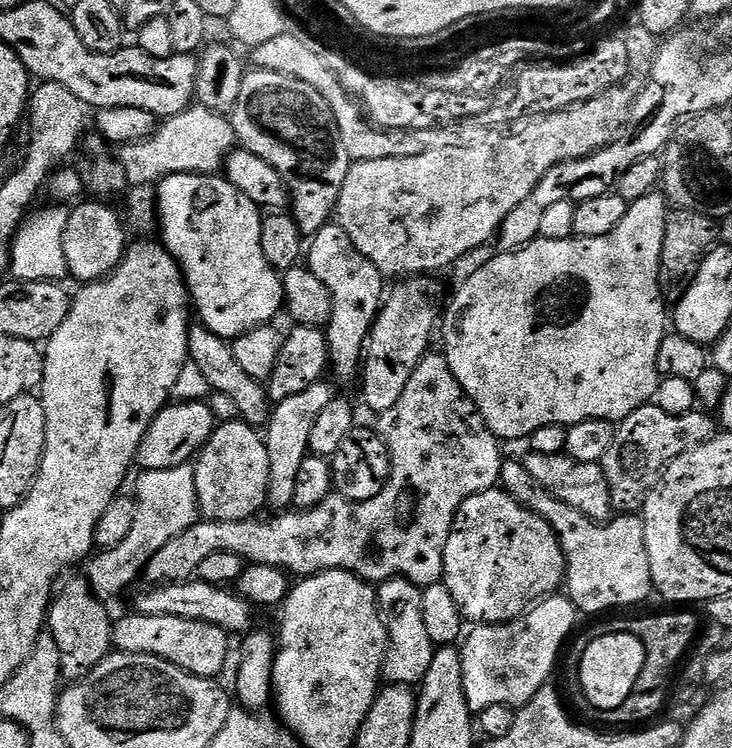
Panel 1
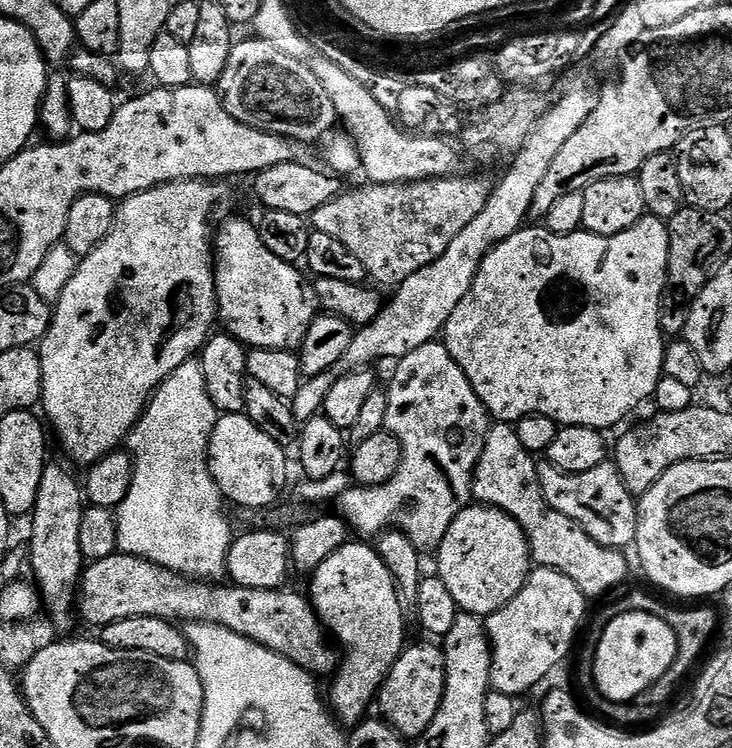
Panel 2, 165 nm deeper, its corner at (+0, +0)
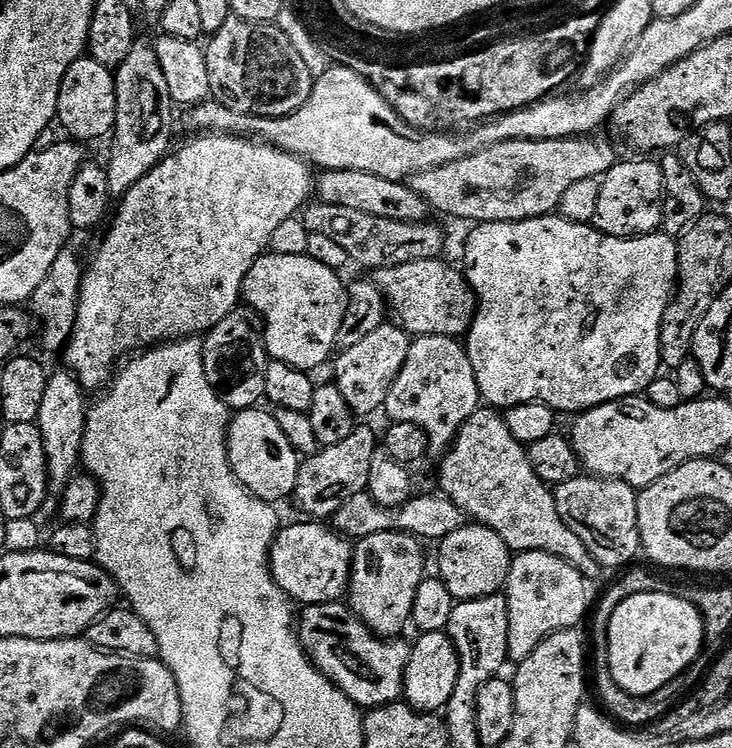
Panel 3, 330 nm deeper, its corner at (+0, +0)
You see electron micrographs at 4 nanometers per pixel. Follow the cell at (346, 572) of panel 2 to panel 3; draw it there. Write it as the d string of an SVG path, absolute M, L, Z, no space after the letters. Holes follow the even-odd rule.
M379 532L370 534L370 538L359 541L355 545L352 563L352 576L348 580L347 603L353 613L363 620L364 624L378 636L396 638L405 627L409 627L414 610L414 594L418 594L418 586L426 579L424 572L425 545L409 532Z

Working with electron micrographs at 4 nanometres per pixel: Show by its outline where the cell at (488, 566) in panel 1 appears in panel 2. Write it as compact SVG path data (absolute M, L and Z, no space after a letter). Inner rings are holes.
M469 506L450 522L450 530L446 530L446 538L442 538L438 551L435 553L435 571L440 580L446 582L454 602L460 607L461 612L468 612L472 616L487 618L502 610L518 590L528 580L528 573L534 567L532 546L518 522L510 514L497 508L487 506Z

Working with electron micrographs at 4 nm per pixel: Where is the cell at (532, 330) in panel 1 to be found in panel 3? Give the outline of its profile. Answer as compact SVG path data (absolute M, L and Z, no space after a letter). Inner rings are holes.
M549 214L518 220L502 218L489 224L477 223L476 228L468 236L464 244L464 264L462 271L467 276L472 291L476 294L476 317L472 329L466 337L466 347L470 366L474 366L474 378L478 382L480 399L485 405L496 410L507 410L537 400L555 408L557 413L572 412L579 414L589 408L597 408L615 400L624 400L627 396L638 396L647 393L650 382L655 380L661 371L660 363L660 327L662 314L666 314L666 306L672 301L672 293L676 291L676 275L678 274L677 241L665 236L663 231L654 232L651 236L631 236L629 240L603 236L591 224L570 222L559 214Z

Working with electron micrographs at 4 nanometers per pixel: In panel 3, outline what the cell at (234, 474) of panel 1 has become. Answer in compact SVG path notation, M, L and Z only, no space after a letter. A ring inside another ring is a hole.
M267 407L248 408L231 417L228 425L228 457L238 482L251 496L277 502L287 496L289 499L295 493L302 457L294 446L290 446L290 438L282 434L282 426L278 426L275 415Z

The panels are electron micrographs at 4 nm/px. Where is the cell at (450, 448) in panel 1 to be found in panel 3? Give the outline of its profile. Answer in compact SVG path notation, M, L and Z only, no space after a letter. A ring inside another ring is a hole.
M418 336L412 340L410 350L406 354L406 366L402 366L394 386L390 386L390 394L386 398L383 411L388 412L389 421L410 422L414 426L420 426L426 432L429 453L443 454L452 447L460 427L476 413L481 404L478 382L474 378L474 366L470 366L467 347L459 339L451 340L445 336Z

